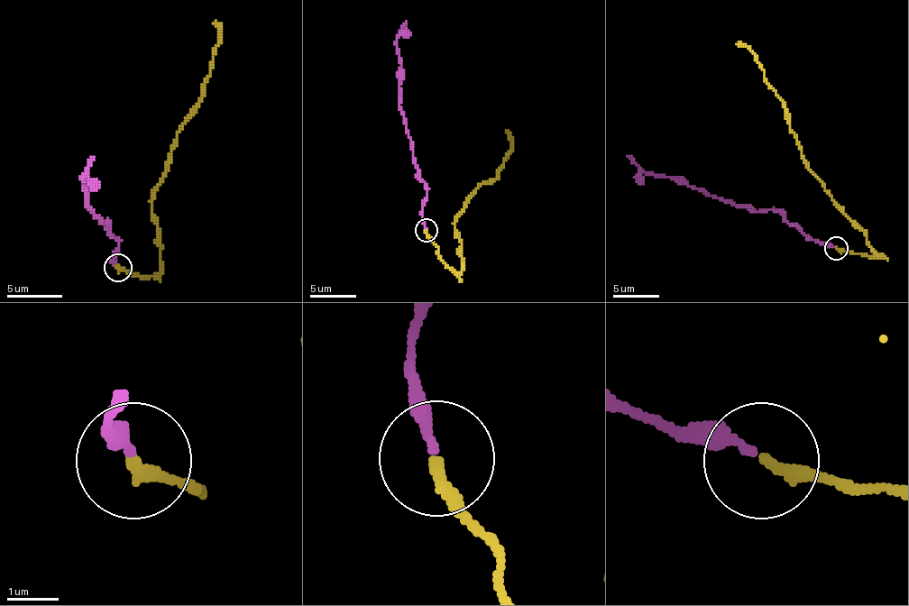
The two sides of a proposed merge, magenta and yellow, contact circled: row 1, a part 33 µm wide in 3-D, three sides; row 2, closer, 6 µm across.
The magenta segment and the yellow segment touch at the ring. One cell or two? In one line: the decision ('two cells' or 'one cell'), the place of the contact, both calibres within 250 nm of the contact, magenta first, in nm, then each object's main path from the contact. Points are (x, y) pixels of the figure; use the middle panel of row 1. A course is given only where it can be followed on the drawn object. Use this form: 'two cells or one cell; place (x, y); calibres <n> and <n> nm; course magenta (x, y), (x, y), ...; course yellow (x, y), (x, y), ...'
two cells; place (426, 230); calibres 240 and 240 nm; course magenta (426, 228), (422, 202), (426, 186), (417, 172), (413, 144), (399, 100), (401, 68), (397, 40), (406, 21); course yellow (426, 230), (438, 258), (459, 272), (462, 242), (454, 221), (471, 196), (497, 177), (510, 151), (506, 130)

